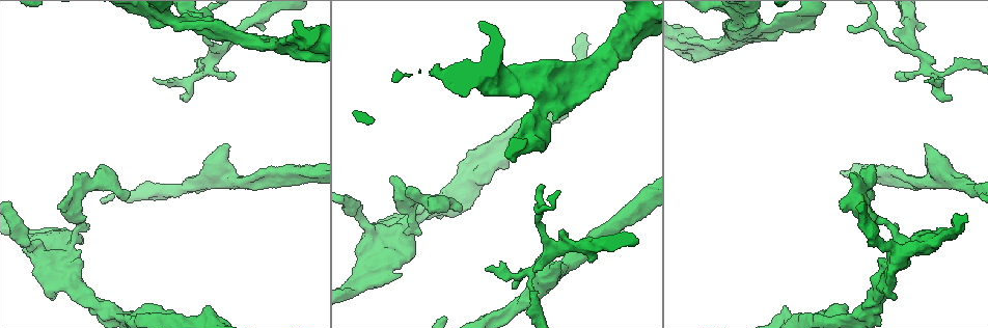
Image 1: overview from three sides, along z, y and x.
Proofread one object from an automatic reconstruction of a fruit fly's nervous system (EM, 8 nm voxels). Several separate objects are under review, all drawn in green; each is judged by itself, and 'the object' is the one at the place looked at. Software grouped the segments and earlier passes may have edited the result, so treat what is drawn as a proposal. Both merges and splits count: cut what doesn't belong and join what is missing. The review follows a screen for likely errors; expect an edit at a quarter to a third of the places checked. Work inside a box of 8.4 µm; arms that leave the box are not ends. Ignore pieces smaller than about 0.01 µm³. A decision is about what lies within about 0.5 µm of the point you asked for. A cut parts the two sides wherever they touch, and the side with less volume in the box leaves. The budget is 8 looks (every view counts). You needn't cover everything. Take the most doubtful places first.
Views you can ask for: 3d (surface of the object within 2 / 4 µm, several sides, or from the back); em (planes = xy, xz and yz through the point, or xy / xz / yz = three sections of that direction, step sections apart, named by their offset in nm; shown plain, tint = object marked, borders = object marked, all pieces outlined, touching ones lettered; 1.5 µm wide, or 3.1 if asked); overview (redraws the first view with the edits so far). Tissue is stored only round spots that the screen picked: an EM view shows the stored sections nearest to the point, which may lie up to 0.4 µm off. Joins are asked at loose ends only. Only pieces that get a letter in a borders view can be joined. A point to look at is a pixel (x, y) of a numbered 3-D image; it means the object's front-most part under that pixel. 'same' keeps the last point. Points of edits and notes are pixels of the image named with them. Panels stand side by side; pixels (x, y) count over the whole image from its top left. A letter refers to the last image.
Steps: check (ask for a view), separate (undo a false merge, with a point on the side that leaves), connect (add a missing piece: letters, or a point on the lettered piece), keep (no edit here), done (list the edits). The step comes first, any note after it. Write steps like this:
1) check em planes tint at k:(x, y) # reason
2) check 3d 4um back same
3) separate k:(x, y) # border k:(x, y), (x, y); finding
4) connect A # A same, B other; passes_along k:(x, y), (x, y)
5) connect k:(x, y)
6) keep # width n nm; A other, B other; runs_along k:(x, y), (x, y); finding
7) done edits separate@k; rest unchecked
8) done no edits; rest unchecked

check em planes plain at 1:(485, 269) # tapers out

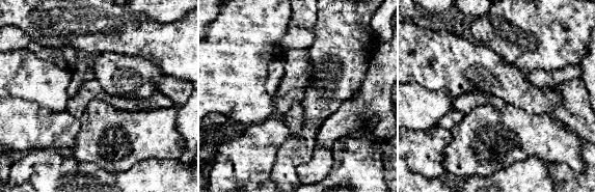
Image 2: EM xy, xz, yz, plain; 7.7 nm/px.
check em planes borders same # what lies round it

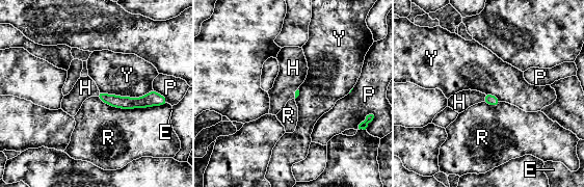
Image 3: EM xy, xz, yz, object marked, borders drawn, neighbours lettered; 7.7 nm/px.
connect H # E other, H same, P other, R other, Y other; passes_along 3:(492, 100), (483, 98), (459, 102); the neuron continues

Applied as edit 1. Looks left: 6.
check overview # redraw

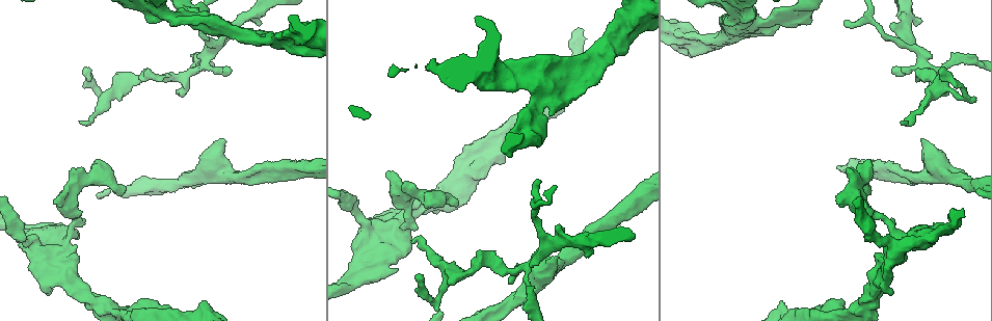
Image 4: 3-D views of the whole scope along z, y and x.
check 3d 4um at 4:(907, 121) # an open end

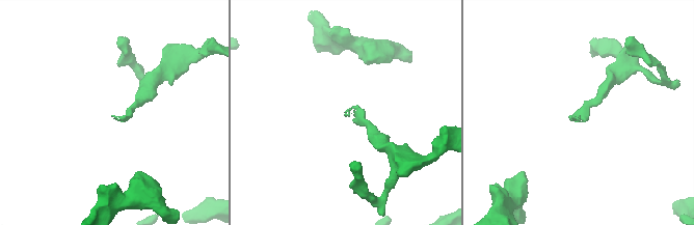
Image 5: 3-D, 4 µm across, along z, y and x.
check em planes borders at 5:(345, 115)

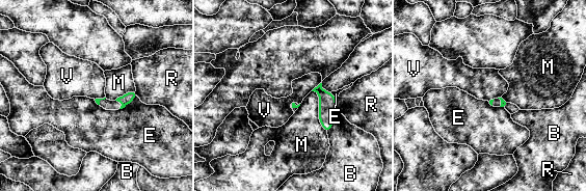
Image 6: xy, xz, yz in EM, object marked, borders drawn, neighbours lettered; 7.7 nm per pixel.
keep # B other, E other, M other, R other, V other; none of them fits

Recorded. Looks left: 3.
check 3d 2um back at 4:(591, 251) # branch stops here

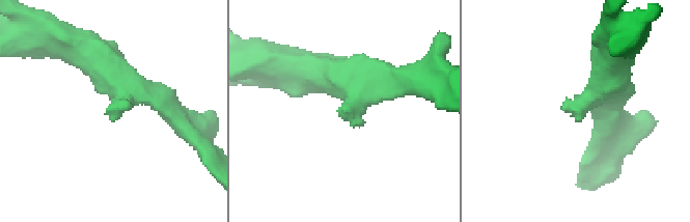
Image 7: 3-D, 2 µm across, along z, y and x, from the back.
check em xy step 4 plain at 7:(344, 114) # arm_widths 220, 320 nm

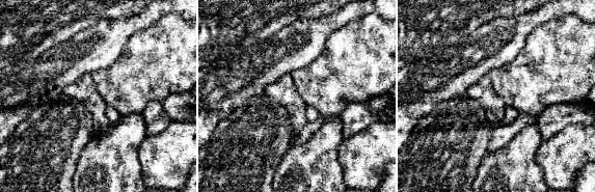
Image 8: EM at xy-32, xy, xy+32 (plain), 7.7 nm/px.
check em xy step 4 borders same

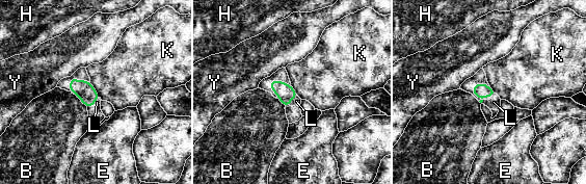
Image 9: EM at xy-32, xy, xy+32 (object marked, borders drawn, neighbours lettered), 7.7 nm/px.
connect L # B other, E other, H other, K other, L same, Y other; passes_along 9:(285, 93), (291, 99), (296, 101); it goes on there

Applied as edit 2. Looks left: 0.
done edits connect@3, connect@9; rest unchecked

